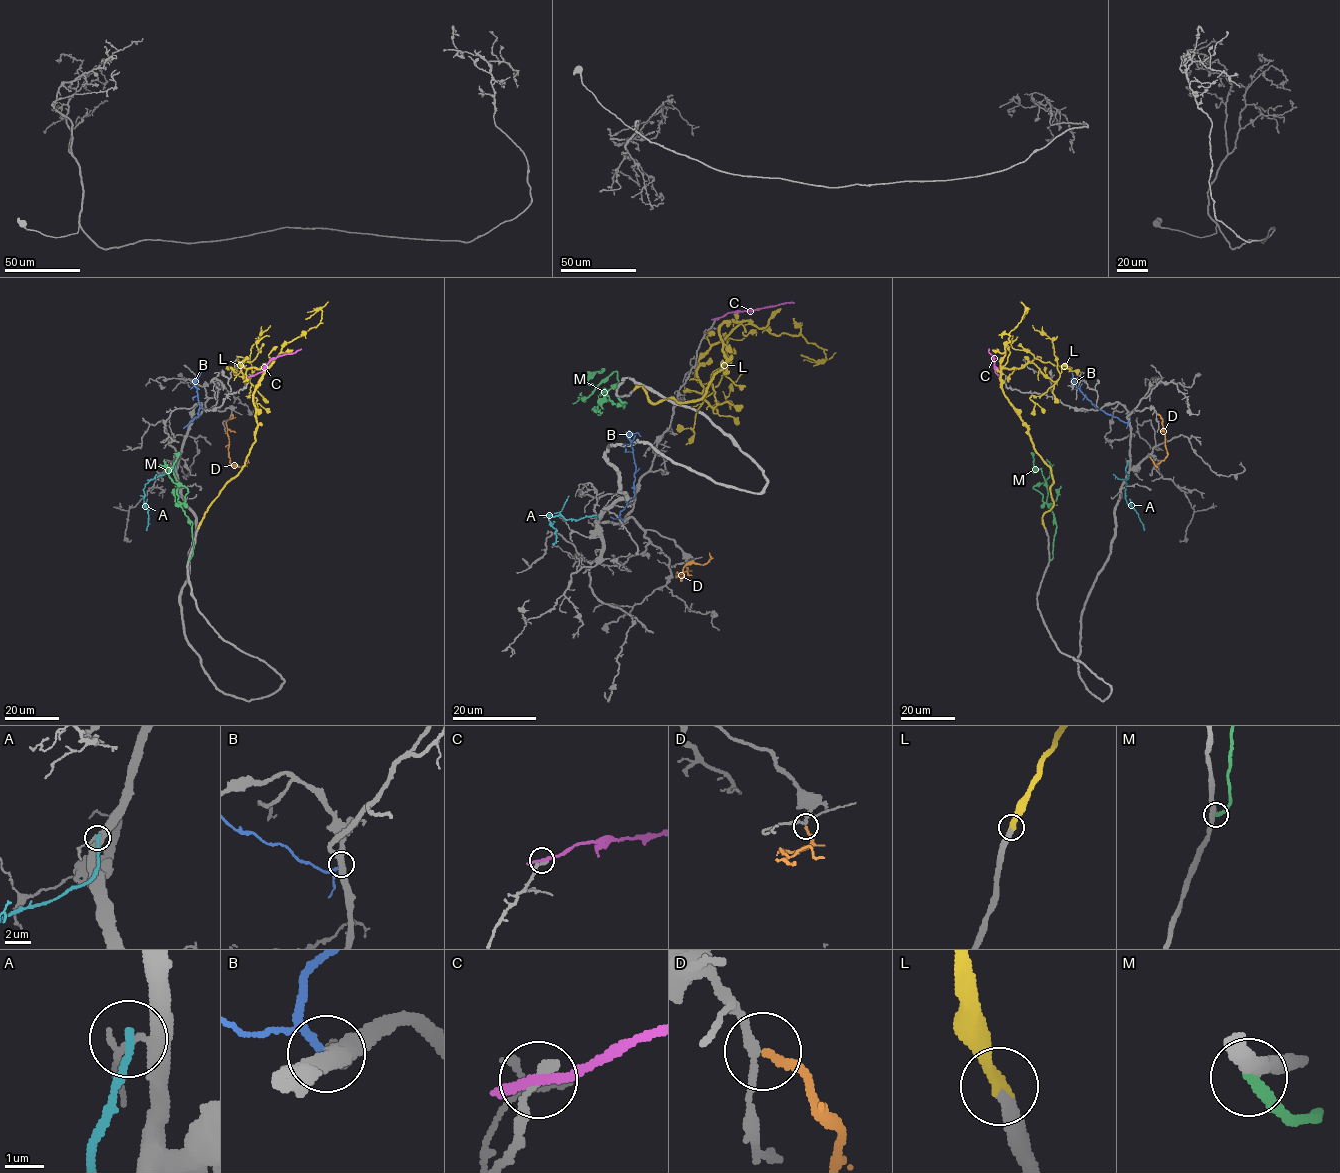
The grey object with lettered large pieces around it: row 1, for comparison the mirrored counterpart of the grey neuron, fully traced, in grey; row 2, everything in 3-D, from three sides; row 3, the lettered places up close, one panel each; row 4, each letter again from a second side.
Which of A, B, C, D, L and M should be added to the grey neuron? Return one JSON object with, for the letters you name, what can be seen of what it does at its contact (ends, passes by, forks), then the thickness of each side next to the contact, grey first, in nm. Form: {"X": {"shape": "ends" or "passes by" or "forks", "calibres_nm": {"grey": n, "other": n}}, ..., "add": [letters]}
{"D": {"shape": "ends", "calibres_nm": {"grey": 220, "other": 200}}, "L": {"shape": "ends", "calibres_nm": {"grey": 280, "other": 320}}, "add": ["D", "L"]}

